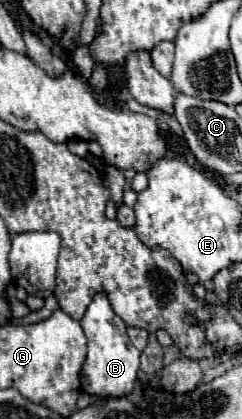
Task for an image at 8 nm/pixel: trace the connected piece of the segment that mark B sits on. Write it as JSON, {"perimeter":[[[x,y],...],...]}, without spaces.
{"perimeter":[[[97,292],[79,320],[85,336],[87,336],[87,356],[81,370],[81,386],[87,394],[95,394],[101,398],[107,396],[125,396],[133,390],[139,370],[139,350],[129,342],[127,324],[113,312],[109,298],[105,292]]]}

